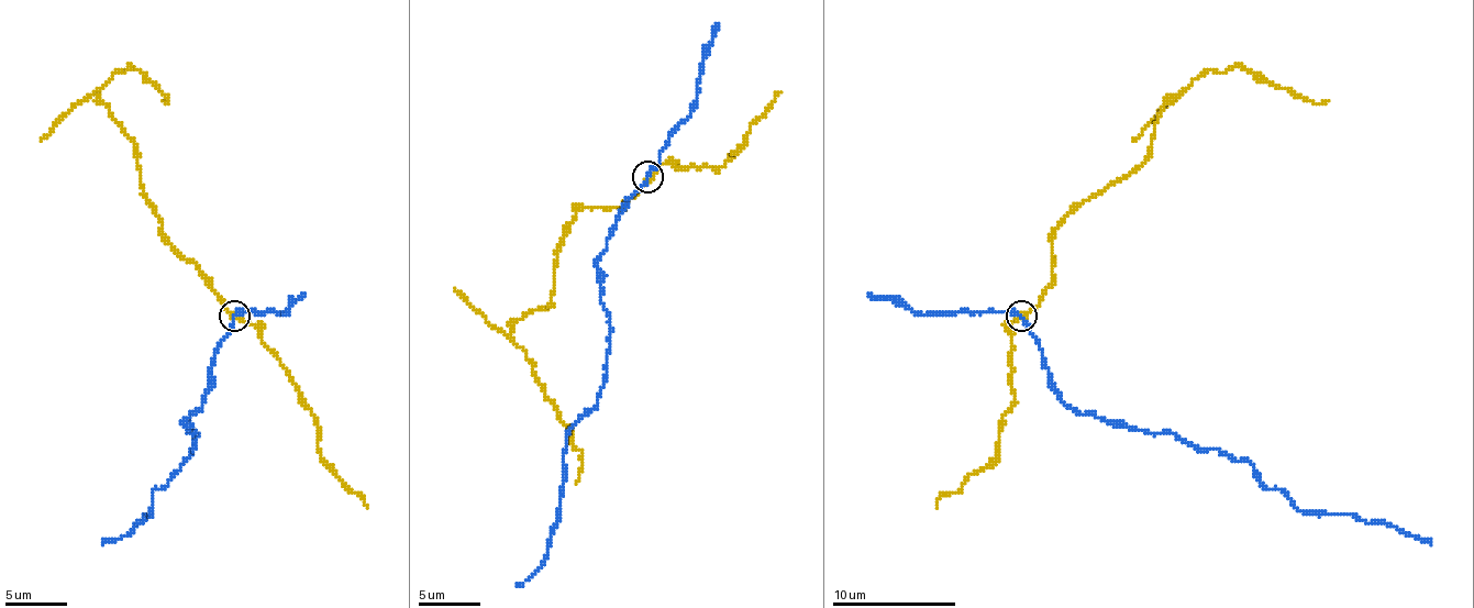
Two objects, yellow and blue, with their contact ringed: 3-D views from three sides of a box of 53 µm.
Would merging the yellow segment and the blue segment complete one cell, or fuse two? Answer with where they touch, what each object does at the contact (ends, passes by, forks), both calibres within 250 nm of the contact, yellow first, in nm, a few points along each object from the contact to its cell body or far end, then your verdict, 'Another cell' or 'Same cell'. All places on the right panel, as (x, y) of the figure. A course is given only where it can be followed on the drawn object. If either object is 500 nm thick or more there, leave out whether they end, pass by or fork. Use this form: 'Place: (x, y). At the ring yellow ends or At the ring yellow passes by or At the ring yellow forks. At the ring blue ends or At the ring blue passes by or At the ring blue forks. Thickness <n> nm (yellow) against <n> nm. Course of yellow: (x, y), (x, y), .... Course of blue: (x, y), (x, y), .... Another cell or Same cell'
Place: (1021, 316). At the ring yellow passes by. At the ring blue passes by. Thickness 280 nm (yellow) against 190 nm. Course of yellow: (1020, 314), (1052, 280), (1054, 228), (1144, 159), (1157, 113), (1210, 69), (1244, 66), (1297, 97), (1328, 100). Course of blue: (1020, 314), (1042, 350), (1049, 386), (1083, 415), (1226, 452), (1300, 511), (1356, 513), (1431, 545). Another cell

